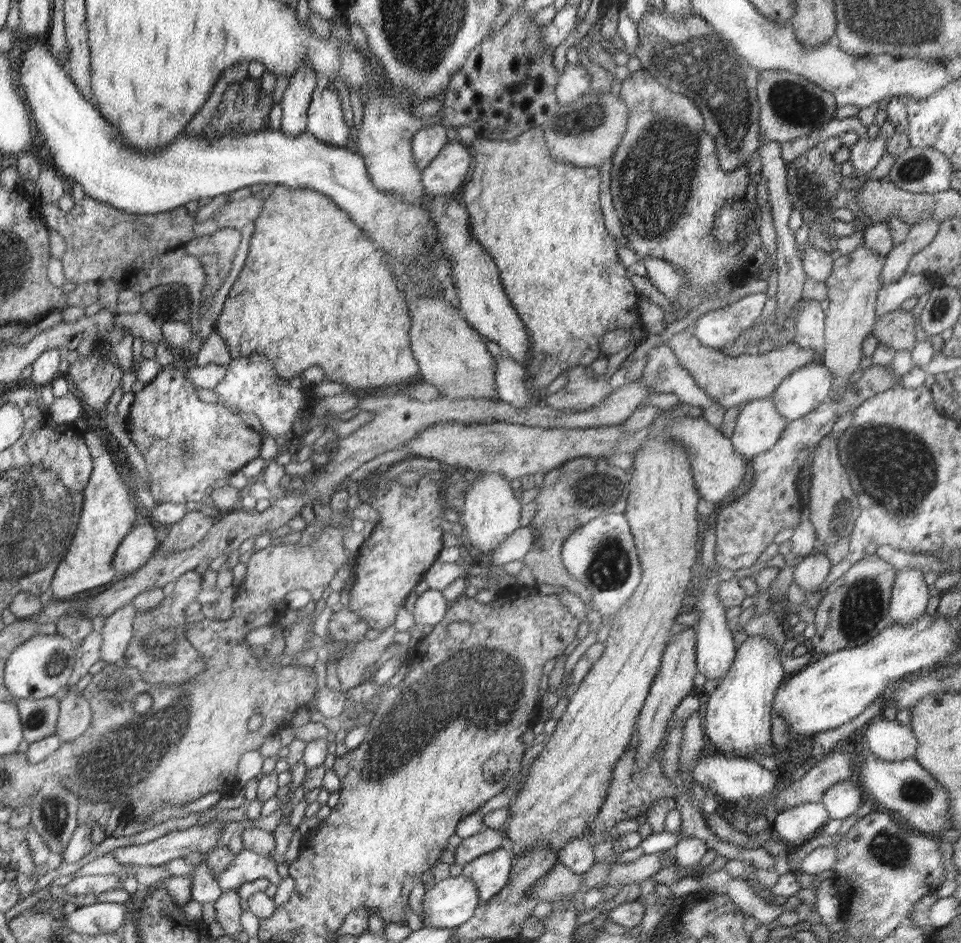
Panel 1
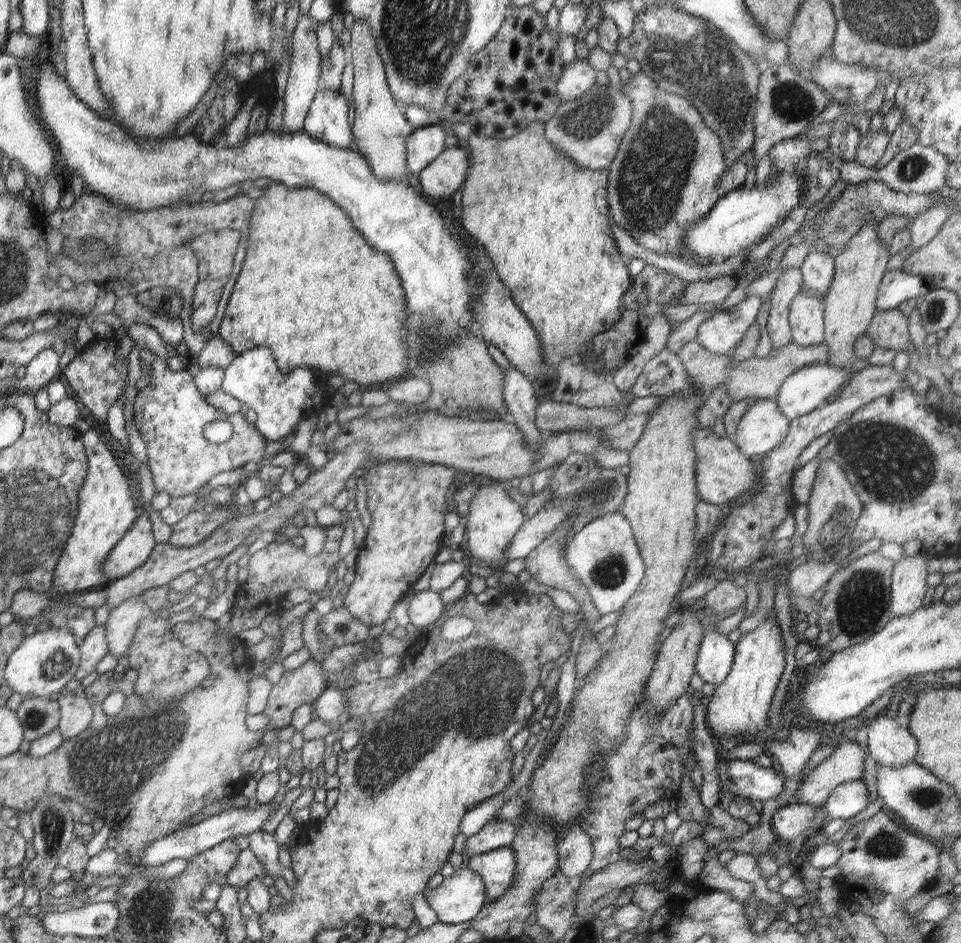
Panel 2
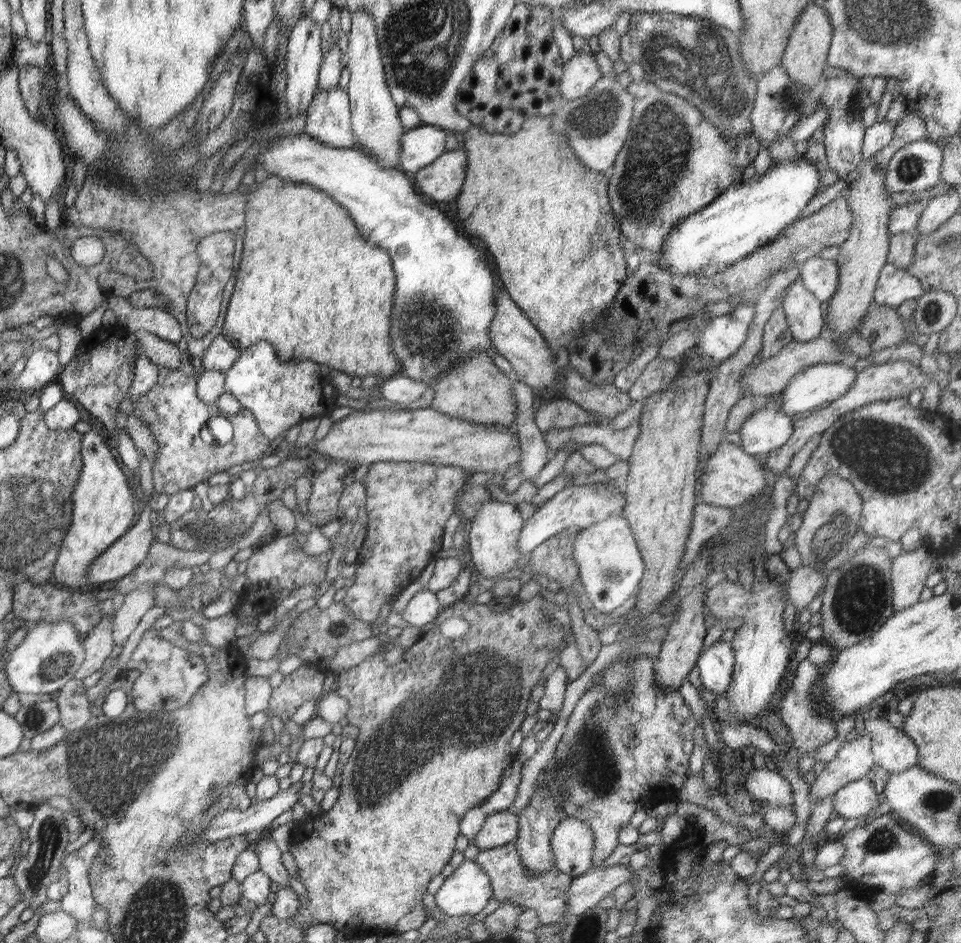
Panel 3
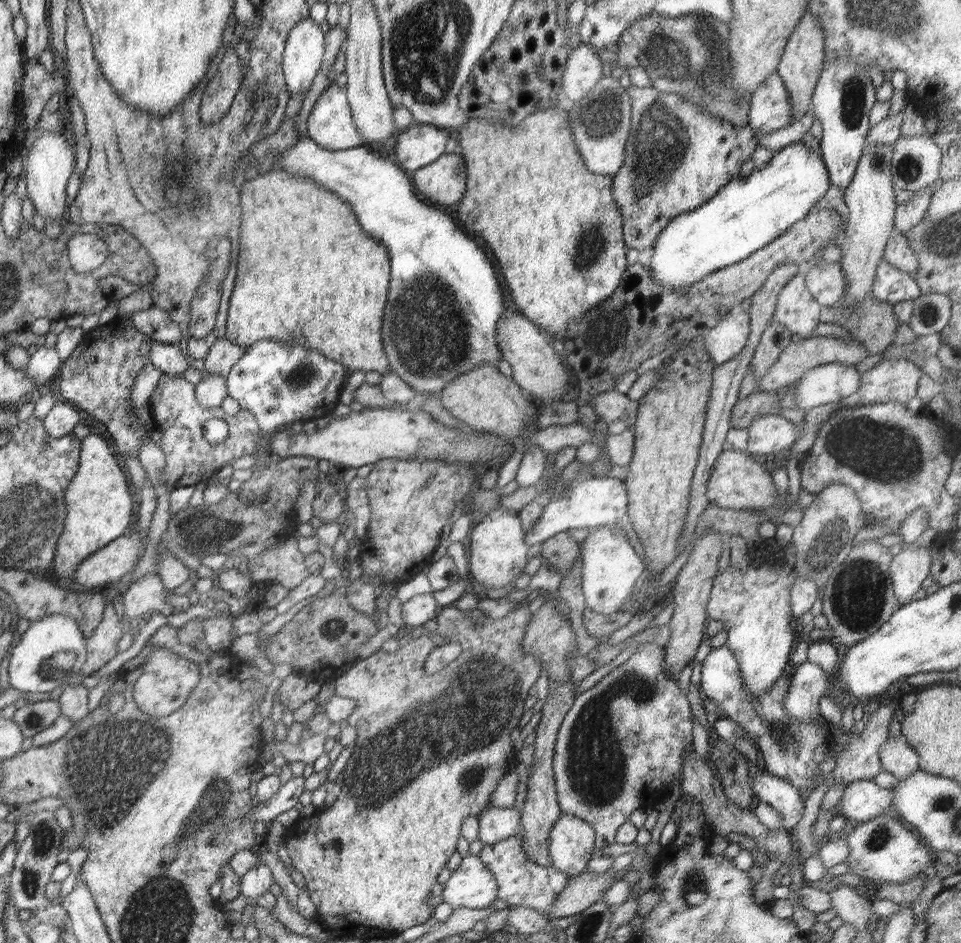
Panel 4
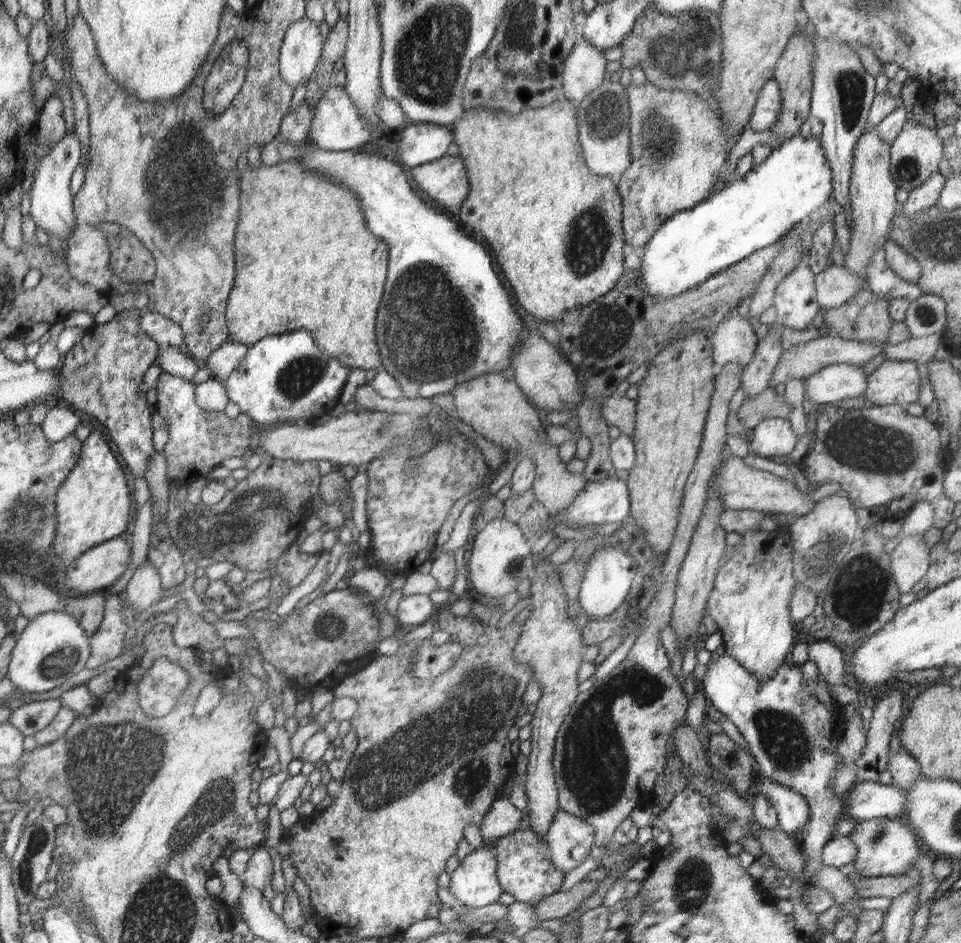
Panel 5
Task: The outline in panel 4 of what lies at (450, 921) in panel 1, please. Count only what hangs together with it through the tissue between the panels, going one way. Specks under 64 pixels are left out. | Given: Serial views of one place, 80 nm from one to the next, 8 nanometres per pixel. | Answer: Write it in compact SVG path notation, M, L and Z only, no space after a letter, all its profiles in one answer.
M479 854L466 855L443 887L443 902L453 909L483 909L499 898L496 879Z

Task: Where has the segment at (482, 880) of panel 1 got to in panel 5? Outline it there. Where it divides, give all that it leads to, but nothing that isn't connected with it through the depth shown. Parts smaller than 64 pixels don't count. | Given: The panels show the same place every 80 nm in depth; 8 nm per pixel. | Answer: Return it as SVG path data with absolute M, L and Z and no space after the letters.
M520 828L487 844L497 852L497 875L503 892L512 894L516 901L535 906L544 897L560 890L565 872L556 868L551 861L547 840L541 839L537 832L530 828Z

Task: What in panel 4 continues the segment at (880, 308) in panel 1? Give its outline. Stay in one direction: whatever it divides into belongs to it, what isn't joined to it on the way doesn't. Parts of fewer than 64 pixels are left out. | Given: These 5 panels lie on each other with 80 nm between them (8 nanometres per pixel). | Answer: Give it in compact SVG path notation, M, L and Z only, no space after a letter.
M883 258L876 267L874 281L872 294L878 300L890 304L901 300L913 301L922 293L913 275L902 272Z

